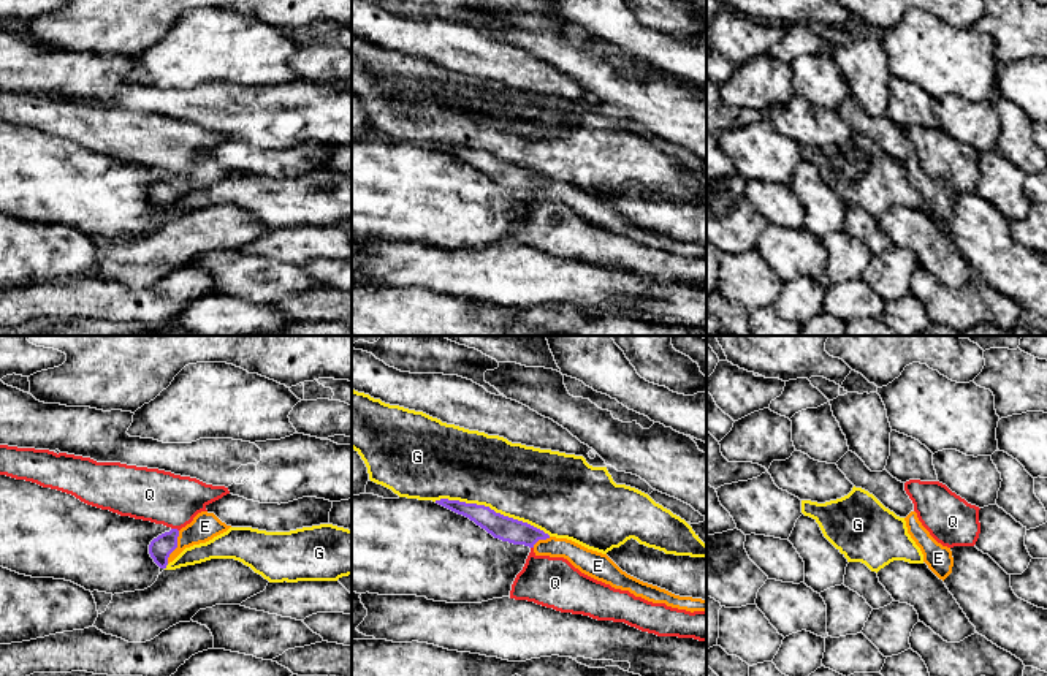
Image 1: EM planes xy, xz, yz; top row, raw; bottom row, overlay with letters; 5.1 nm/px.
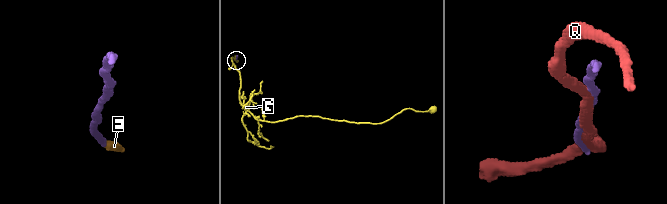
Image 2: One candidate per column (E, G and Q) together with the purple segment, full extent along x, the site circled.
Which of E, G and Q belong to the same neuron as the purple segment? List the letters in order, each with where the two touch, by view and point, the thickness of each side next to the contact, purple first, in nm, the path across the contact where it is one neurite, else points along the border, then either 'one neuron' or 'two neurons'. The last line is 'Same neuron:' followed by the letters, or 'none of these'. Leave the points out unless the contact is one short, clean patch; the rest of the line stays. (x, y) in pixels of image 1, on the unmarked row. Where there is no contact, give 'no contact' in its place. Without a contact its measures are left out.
E: contact xy (176, 192); calibres 120 and 140 nm; way xy (160, 193), (176, 192), (205, 171); one neuron
G: contact xz (493, 155); calibres 130 and 380 nm; two neurons
Q: contact xy (175, 174); calibres 120 and 260 nm; two neurons
Same neuron: E

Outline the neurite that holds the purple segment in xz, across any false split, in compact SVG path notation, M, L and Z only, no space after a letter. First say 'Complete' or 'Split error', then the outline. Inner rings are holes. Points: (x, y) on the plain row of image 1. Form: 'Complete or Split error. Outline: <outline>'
Split error. Outline: M440 144L436 149L463 160L485 174L494 184L534 195L535 201L564 203L581 218L610 230L615 234L629 236L653 249L686 256L706 256L706 245L680 242L657 231L643 228L622 217L607 199L588 195L572 185L550 182L543 176L496 158L489 152Z

